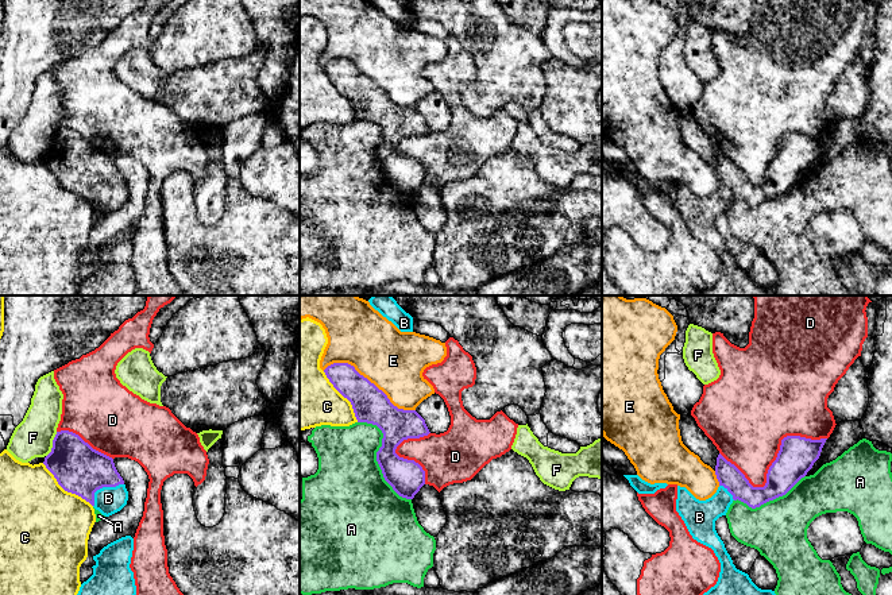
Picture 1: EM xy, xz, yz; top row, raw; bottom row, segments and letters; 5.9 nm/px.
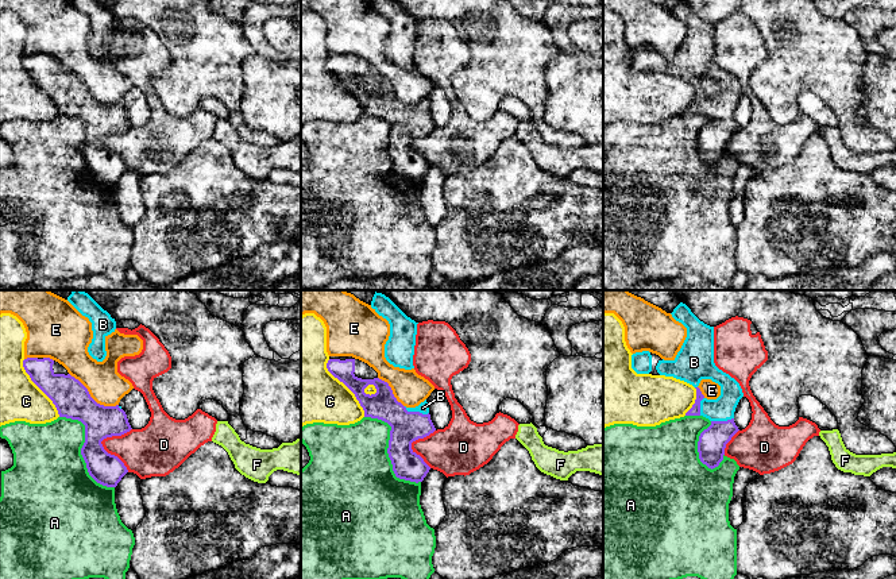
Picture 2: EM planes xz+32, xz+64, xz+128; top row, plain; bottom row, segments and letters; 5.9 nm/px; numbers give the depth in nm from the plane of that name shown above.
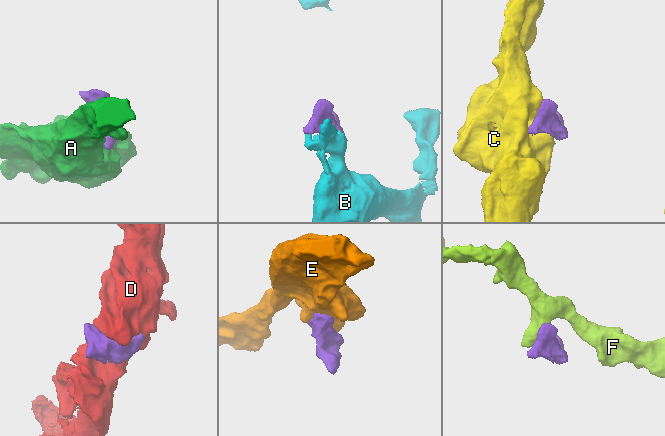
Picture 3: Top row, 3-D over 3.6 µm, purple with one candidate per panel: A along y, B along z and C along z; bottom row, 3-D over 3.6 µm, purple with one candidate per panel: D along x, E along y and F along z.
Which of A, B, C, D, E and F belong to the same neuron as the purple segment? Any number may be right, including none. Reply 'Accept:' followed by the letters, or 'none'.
Accept: B

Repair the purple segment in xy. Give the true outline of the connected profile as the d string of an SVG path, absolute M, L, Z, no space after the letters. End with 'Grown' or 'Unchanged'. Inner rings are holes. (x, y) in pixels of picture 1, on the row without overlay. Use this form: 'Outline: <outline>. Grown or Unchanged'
Outline: M57 130L51 150L45 155L43 162L65 189L81 194L105 215L120 209L127 202L128 189L113 157L93 147L73 130Z. Grown

